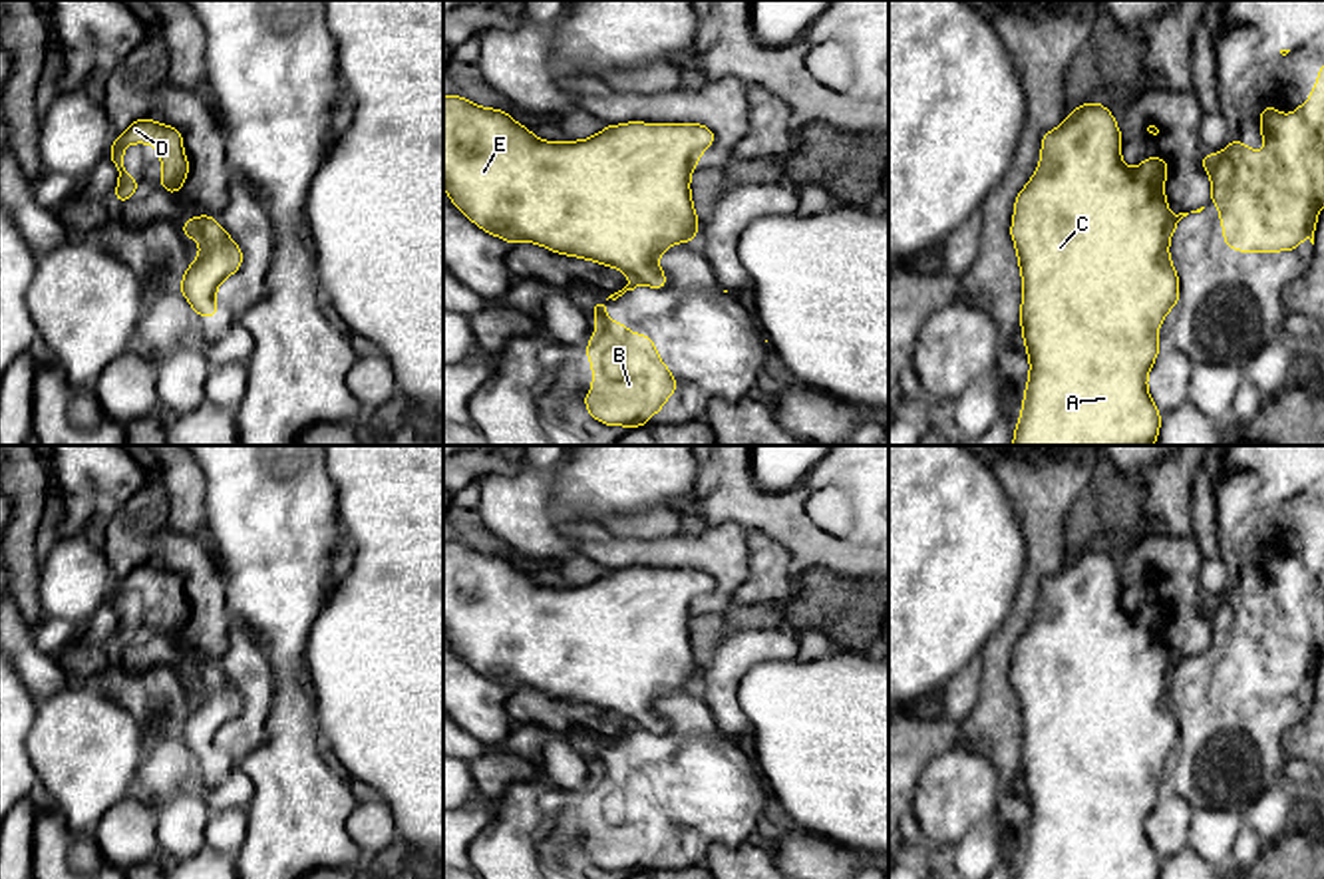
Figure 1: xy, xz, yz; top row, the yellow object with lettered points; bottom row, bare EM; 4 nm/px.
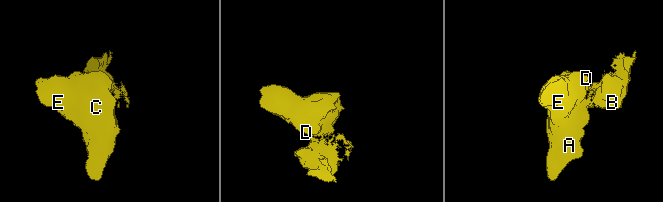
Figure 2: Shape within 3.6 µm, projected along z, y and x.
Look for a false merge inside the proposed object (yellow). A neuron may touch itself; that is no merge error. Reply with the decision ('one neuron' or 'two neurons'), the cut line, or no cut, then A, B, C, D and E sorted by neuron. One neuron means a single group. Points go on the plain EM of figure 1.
two neurons; cut xy (197, 663), (195, 675); groups A C D E / B

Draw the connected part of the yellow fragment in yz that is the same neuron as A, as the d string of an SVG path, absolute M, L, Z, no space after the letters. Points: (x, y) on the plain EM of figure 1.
M1095 547L1070 557L1060 573L1044 579L1040 611L1018 638L1010 670L1024 726L1020 768L1030 803L1014 879L1159 879L1161 859L1147 837L1147 819L1161 797L1157 774L1181 740L1169 706L1167 618L1167 607L1155 601L1135 615L1125 613L1115 563Z

